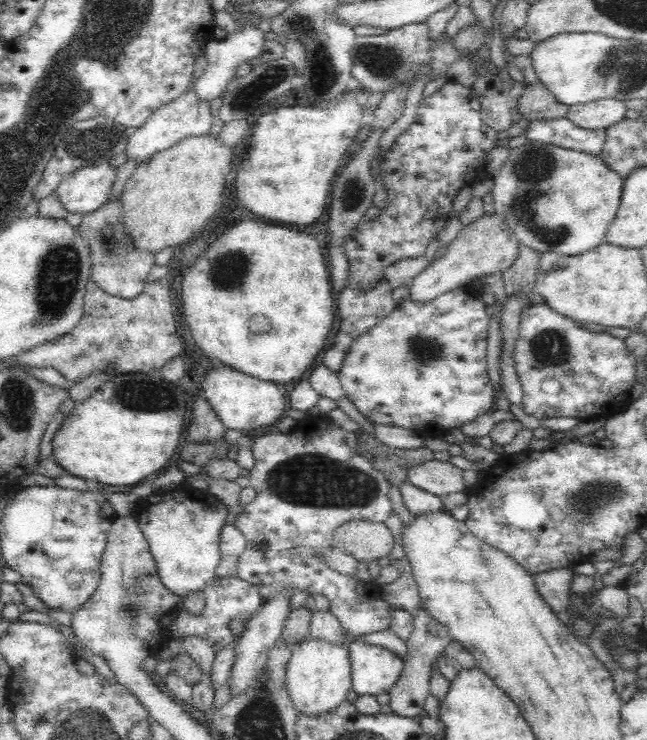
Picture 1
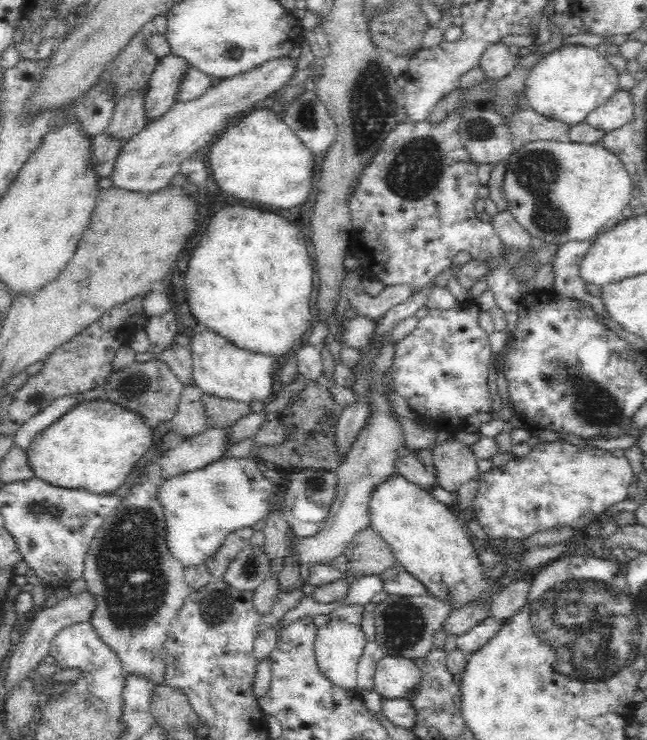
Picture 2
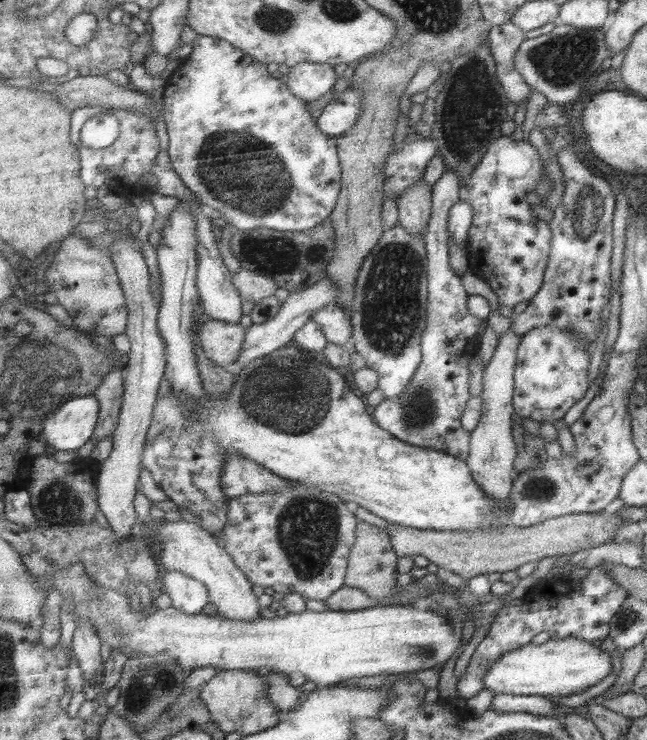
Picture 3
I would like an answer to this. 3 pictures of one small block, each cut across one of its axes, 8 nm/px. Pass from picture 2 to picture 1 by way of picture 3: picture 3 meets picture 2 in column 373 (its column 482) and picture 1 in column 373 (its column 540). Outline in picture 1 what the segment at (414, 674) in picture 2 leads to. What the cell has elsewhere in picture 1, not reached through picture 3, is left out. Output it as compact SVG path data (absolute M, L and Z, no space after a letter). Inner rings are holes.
M360 641L347 643L352 690L359 695L388 693L403 671L404 662L382 646Z

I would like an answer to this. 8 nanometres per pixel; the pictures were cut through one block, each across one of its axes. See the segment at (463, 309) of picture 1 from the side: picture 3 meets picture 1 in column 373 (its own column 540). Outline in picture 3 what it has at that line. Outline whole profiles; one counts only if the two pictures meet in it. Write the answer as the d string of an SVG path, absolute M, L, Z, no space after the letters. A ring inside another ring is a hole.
M537 326L531 328L521 336L517 345L517 354L514 368L514 387L512 405L514 413L521 418L530 418L535 422L550 422L563 418L570 406L573 406L587 390L587 367L590 359L589 350L585 350L585 344L573 338L573 332L557 328L557 326Z

